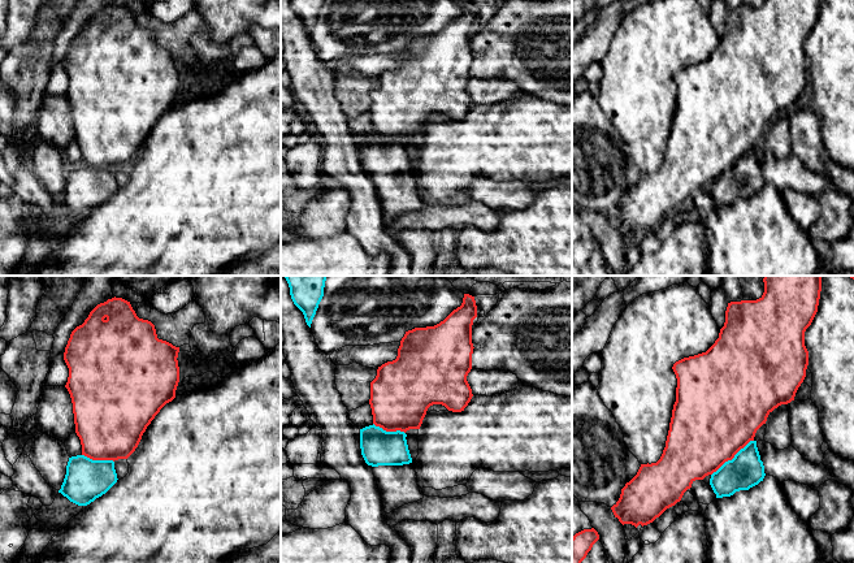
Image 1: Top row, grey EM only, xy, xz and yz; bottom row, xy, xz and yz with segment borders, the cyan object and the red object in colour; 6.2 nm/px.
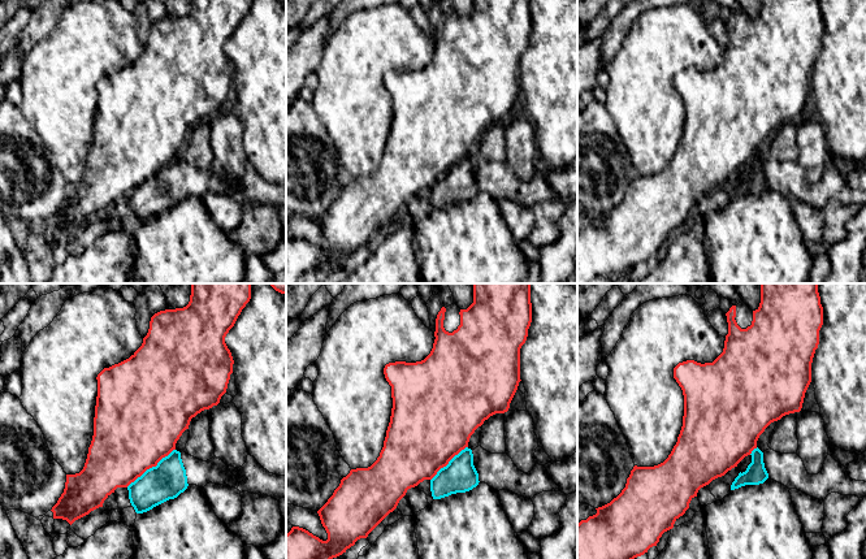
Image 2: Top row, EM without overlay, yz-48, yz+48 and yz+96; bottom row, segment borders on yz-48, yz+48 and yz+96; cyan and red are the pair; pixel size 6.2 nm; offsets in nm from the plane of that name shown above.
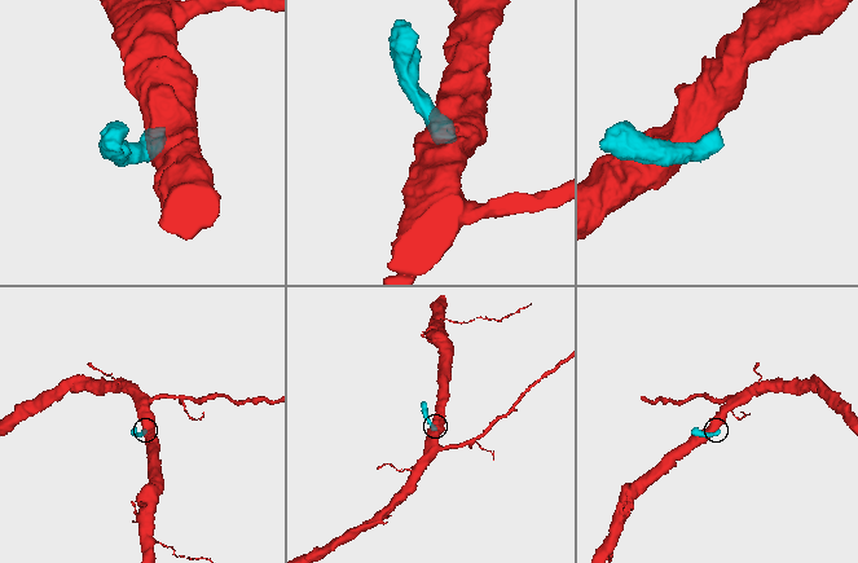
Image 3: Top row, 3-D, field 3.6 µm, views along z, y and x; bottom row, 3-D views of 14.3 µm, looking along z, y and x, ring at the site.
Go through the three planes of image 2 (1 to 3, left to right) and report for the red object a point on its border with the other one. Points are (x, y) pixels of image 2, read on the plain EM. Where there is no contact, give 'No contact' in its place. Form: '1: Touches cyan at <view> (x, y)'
1: Touches cyan at yz-48 (150, 177)
2: Touches cyan at yz+48 (449, 172)
3: Touches cyan at yz+96 (753, 159)

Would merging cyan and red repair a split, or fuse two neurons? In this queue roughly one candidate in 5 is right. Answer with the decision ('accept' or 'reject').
reject

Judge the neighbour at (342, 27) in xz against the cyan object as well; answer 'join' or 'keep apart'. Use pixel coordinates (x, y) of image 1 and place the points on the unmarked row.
keep apart

